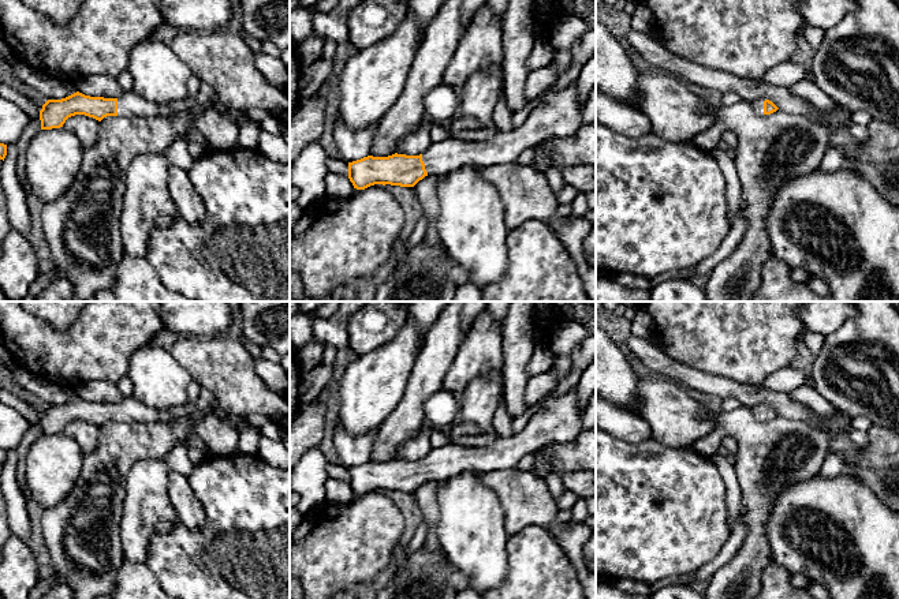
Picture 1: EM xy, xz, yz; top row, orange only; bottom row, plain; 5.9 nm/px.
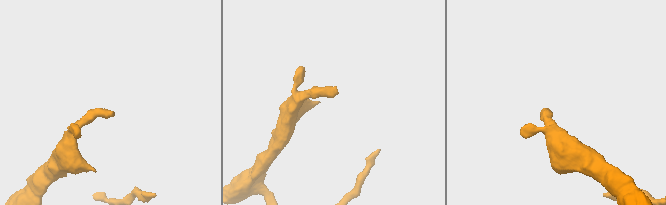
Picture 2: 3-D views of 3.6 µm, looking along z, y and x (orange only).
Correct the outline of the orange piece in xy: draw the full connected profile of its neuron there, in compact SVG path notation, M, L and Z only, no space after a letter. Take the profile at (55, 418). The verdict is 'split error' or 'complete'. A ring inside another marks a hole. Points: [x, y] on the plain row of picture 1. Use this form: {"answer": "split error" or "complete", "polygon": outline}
{"answer": "split error", "polygon": "M133 396L119 404L90 403L79 397L61 404L48 405L40 416L41 435L60 434L66 426L75 420L85 420L101 427L107 422L154 423L174 422L176 419L198 420L201 412L194 404L168 411L146 407Z"}

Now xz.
{"answer": "split error", "polygon": "M577 388L563 394L553 390L537 404L540 409L531 412L525 428L508 438L496 435L486 446L448 443L433 448L419 461L368 461L348 468L348 484L357 495L374 490L414 493L425 482L437 484L463 471L504 471L516 467L523 456L537 453L551 442L571 443L582 433L583 413Z"}

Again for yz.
{"answer": "split error", "polygon": "M758 404L750 408L757 420L771 420L779 413L769 405Z"}

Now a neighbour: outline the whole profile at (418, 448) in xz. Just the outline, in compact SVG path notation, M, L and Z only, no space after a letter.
M422 426L421 434L398 448L395 457L406 461L424 460L433 449L429 441L432 427Z

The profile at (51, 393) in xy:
M20 367L12 370L12 377L19 386L33 393L46 405L61 405L77 398L74 389L64 389L57 383L45 381Z

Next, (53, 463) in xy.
M64 435L38 437L26 456L26 486L44 509L60 503L75 486L82 469L79 443Z

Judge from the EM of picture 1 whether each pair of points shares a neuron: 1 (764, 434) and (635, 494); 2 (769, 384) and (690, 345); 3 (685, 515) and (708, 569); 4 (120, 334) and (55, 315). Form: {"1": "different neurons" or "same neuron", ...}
{"1": "different neurons", "2": "different neurons", "3": "different neurons", "4": "different neurons"}

